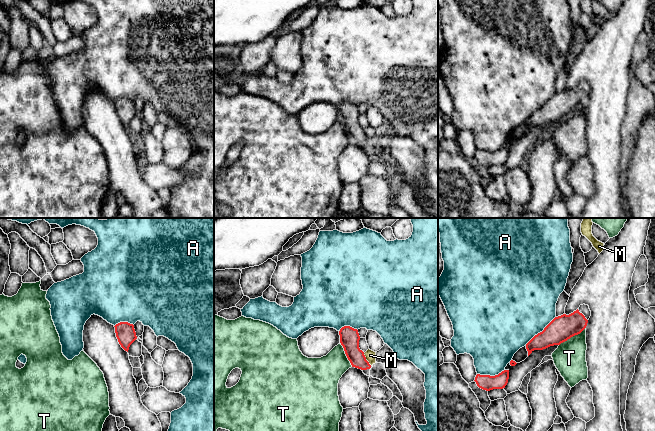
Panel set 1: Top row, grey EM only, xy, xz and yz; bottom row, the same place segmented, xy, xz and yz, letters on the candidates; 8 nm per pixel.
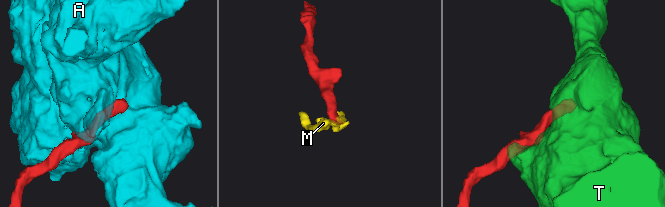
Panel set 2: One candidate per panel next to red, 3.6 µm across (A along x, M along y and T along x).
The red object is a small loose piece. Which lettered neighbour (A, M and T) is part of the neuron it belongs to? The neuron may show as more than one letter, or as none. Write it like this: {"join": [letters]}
{"join": []}

